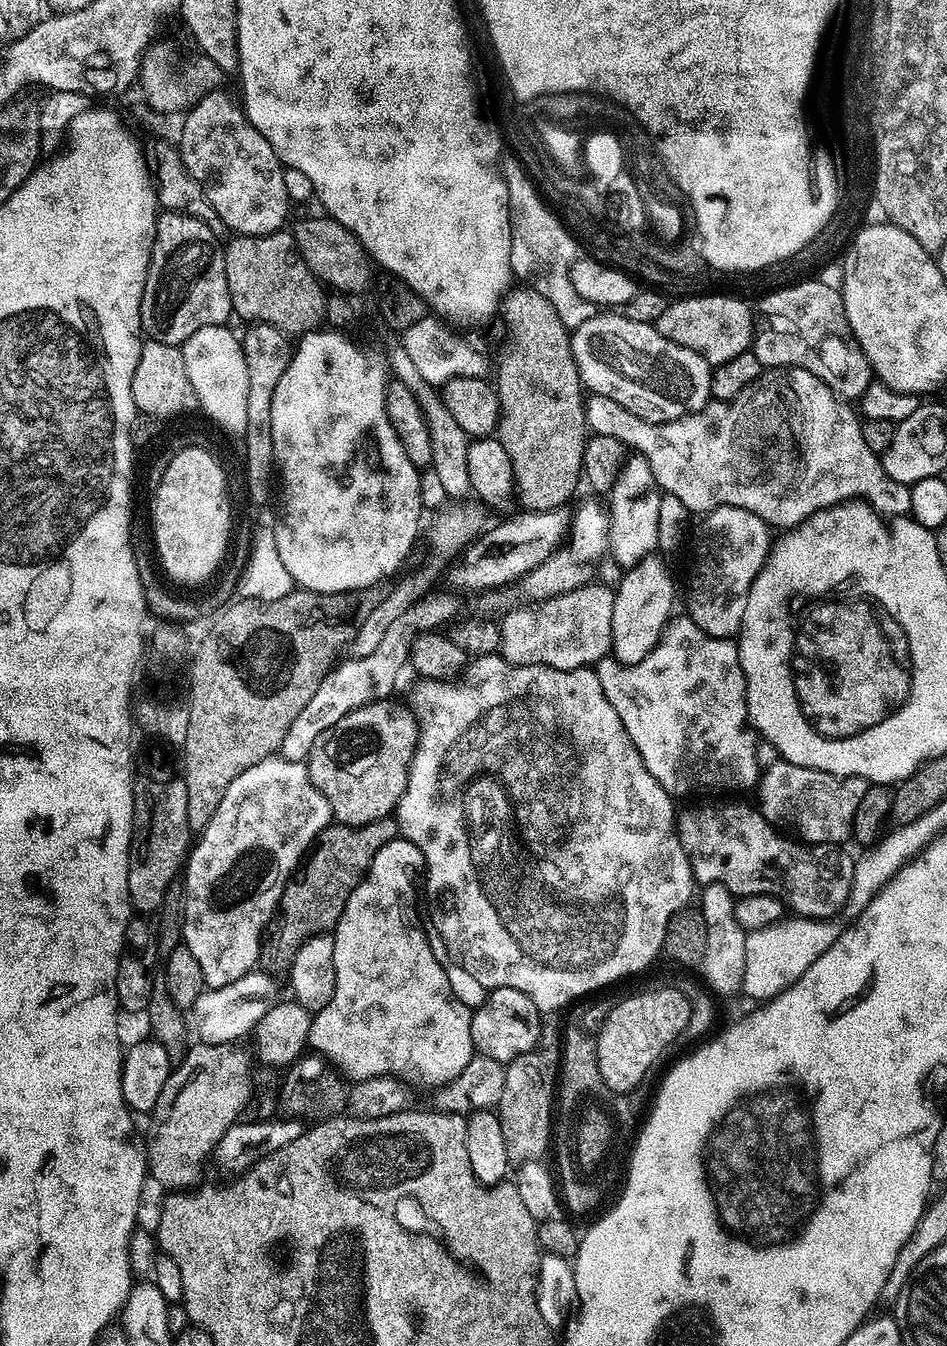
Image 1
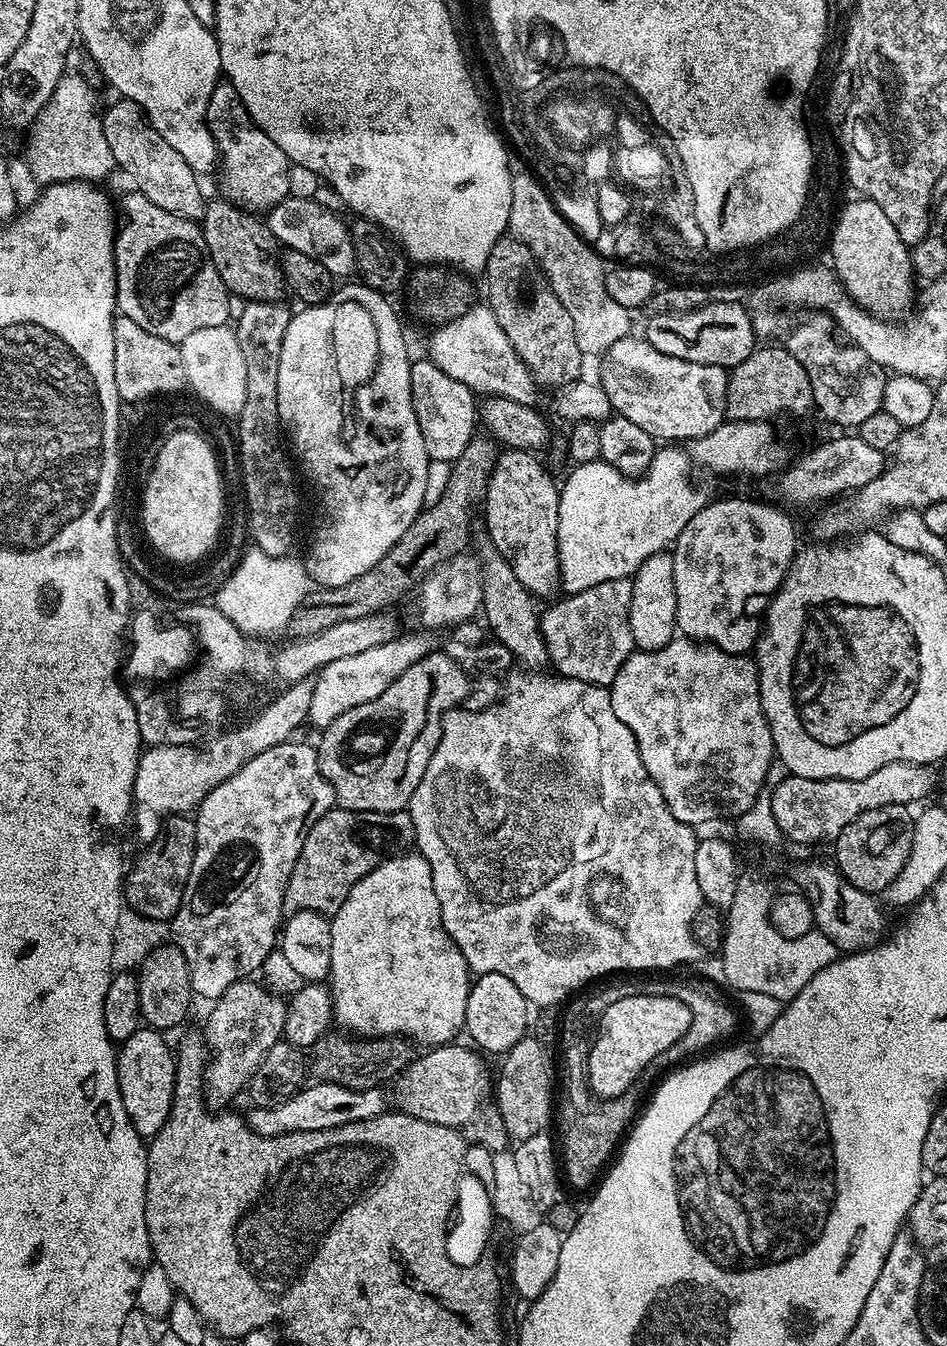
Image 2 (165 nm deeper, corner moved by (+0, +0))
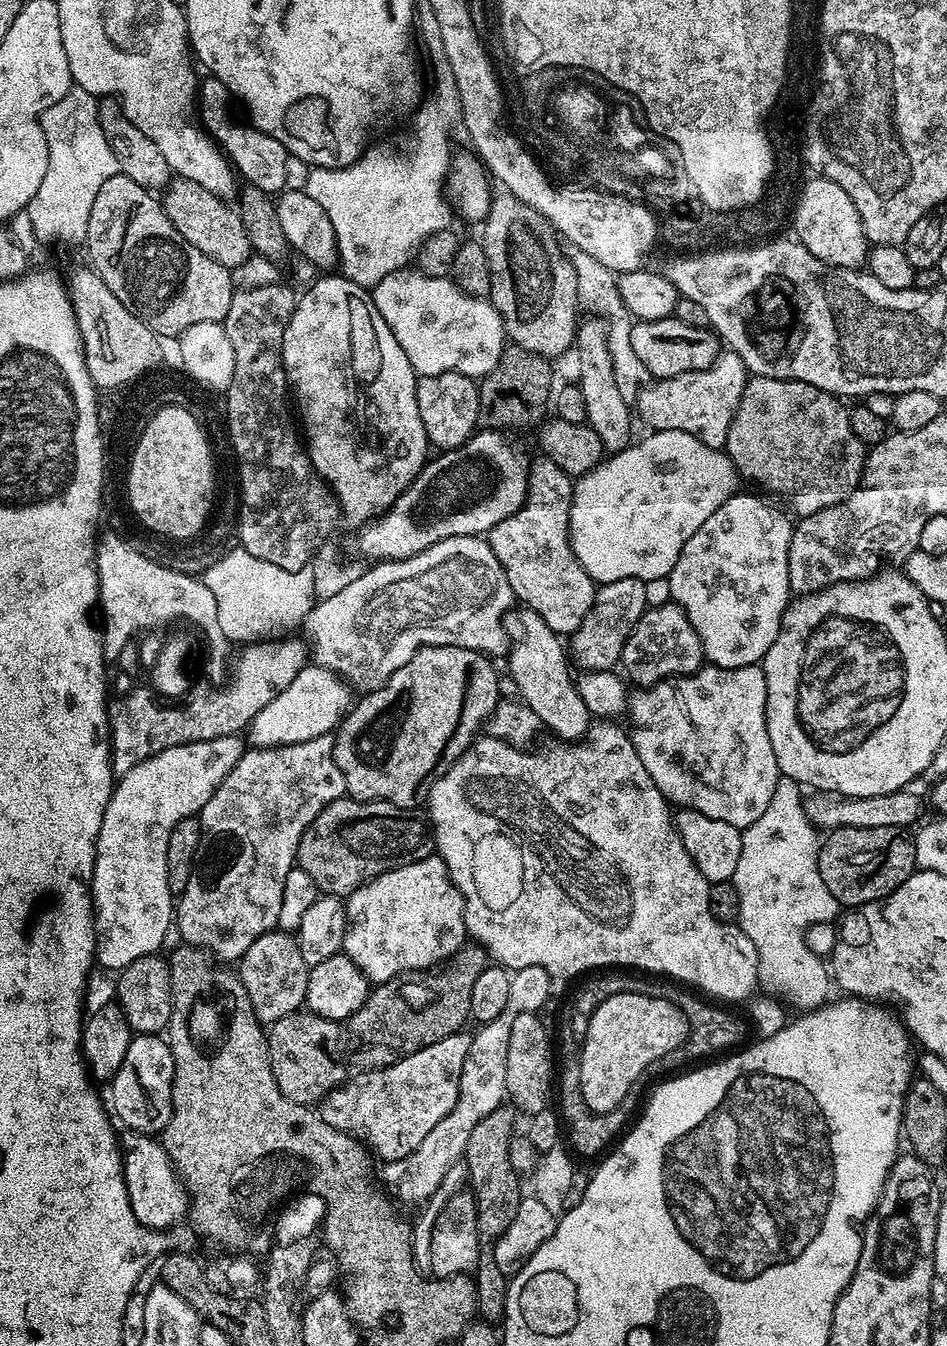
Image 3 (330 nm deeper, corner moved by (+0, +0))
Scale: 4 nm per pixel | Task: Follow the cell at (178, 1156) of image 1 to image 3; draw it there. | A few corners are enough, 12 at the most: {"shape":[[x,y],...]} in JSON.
{"shape":[[293,933],[262,934],[238,979],[261,1025],[301,1011],[309,966]]}

